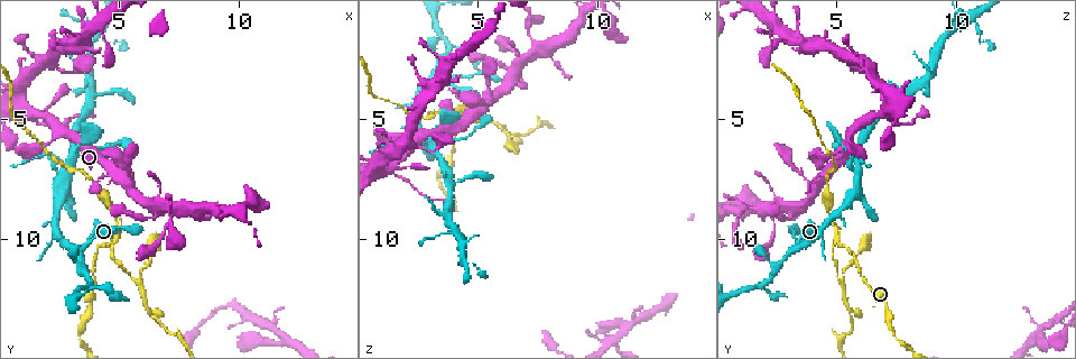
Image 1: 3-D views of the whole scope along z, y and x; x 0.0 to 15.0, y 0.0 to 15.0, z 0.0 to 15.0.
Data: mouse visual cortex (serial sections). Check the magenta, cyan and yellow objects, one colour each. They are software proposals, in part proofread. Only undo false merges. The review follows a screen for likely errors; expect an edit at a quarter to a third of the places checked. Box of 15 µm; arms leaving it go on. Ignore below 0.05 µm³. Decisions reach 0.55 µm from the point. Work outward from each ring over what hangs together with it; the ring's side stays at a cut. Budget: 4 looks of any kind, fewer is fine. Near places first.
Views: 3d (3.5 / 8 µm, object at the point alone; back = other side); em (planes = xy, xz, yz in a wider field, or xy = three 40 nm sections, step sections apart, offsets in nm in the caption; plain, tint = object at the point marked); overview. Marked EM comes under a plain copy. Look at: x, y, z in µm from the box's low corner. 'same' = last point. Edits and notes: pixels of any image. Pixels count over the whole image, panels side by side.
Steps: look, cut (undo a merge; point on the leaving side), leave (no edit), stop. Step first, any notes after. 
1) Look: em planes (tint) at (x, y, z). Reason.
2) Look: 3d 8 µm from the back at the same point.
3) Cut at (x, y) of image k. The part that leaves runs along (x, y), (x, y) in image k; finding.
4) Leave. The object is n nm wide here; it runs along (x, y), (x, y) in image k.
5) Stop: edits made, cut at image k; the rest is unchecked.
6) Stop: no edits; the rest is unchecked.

Look: 3d 8 µm at (4.7, 10.1, 5.1). Sharp bend.

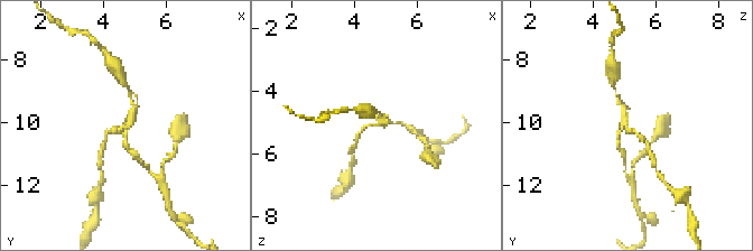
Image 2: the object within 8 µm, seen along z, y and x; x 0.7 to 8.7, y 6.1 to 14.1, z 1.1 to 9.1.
Look: em planes (tint) at (4.7, 10.2, 5.1). 3 arms meet here; the arms are 100, 150, 150 nm wide; need the tissue.

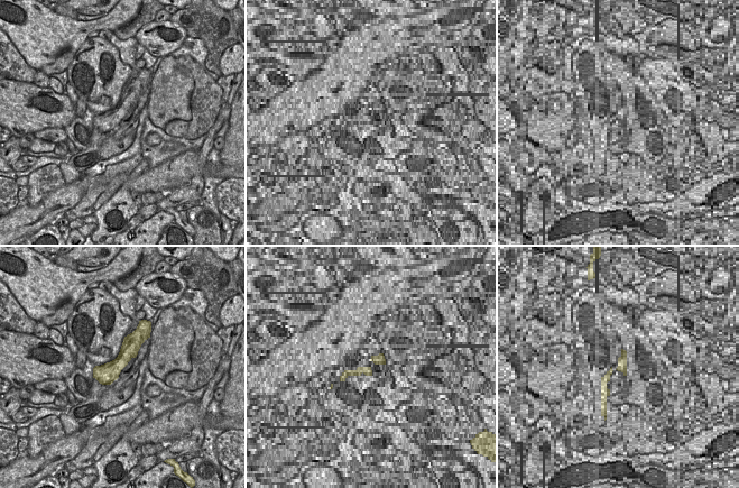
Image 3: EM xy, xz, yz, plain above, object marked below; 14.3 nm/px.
Cut at (122, 81) of image 2. The part that leaves runs along (126, 127), (126, 141), (147, 167) in image 2; two cells meet here.

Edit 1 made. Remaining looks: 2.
Look: 3d 3.5 µm from the back at (7.5, 8.7, 2.0). Four arms meet.

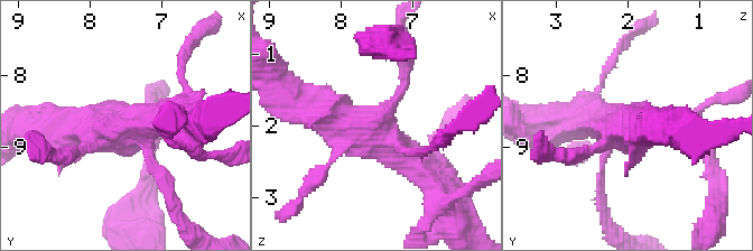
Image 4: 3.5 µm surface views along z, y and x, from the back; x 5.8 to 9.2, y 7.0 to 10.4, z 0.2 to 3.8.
Look: em xy step 2 (tint) at (7.50, 8.75, 2.05).

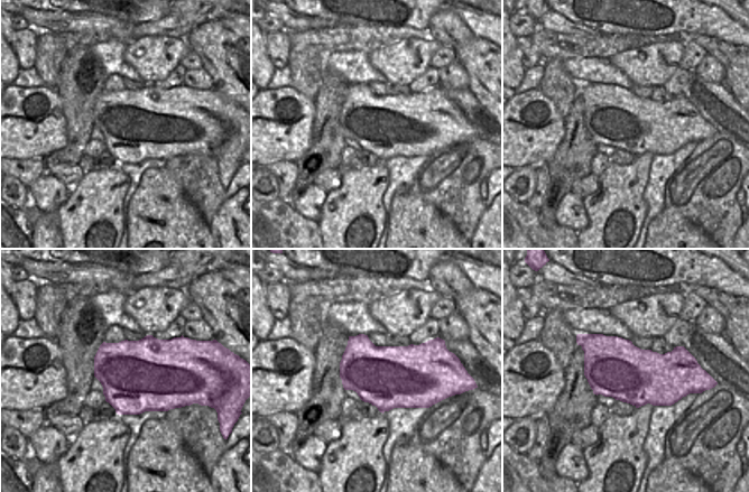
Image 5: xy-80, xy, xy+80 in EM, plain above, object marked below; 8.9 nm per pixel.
Leave. The object is 550 nm wide here; it runs along (434, 180), (375, 129), (303, 107) in image 4; one cell here.

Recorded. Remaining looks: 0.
Stop: edits made, cut at image 2; the rest is unchecked.

